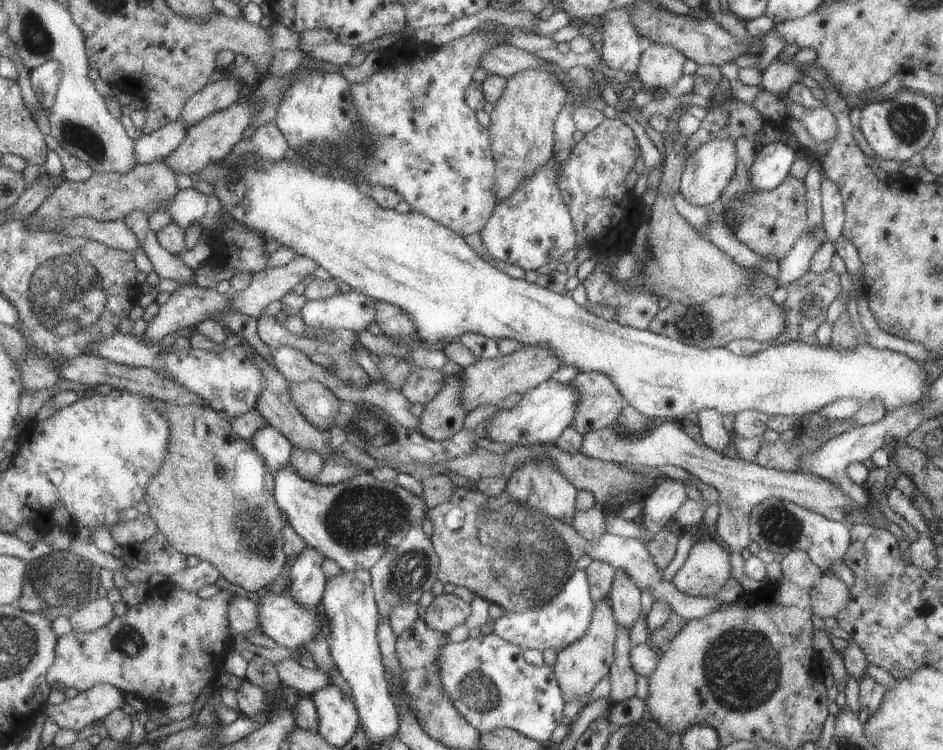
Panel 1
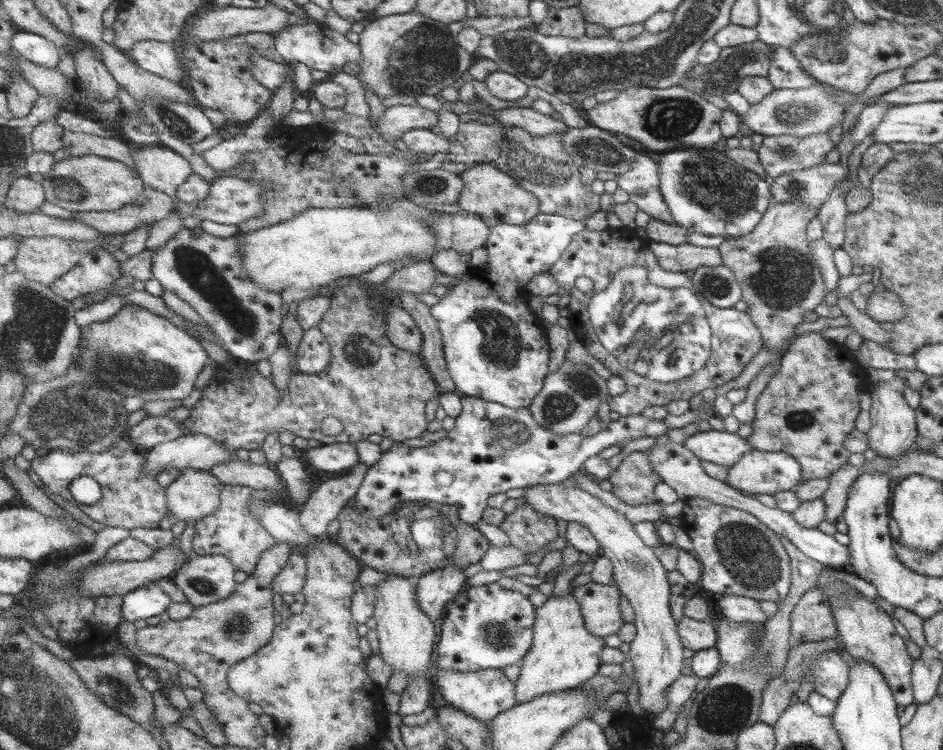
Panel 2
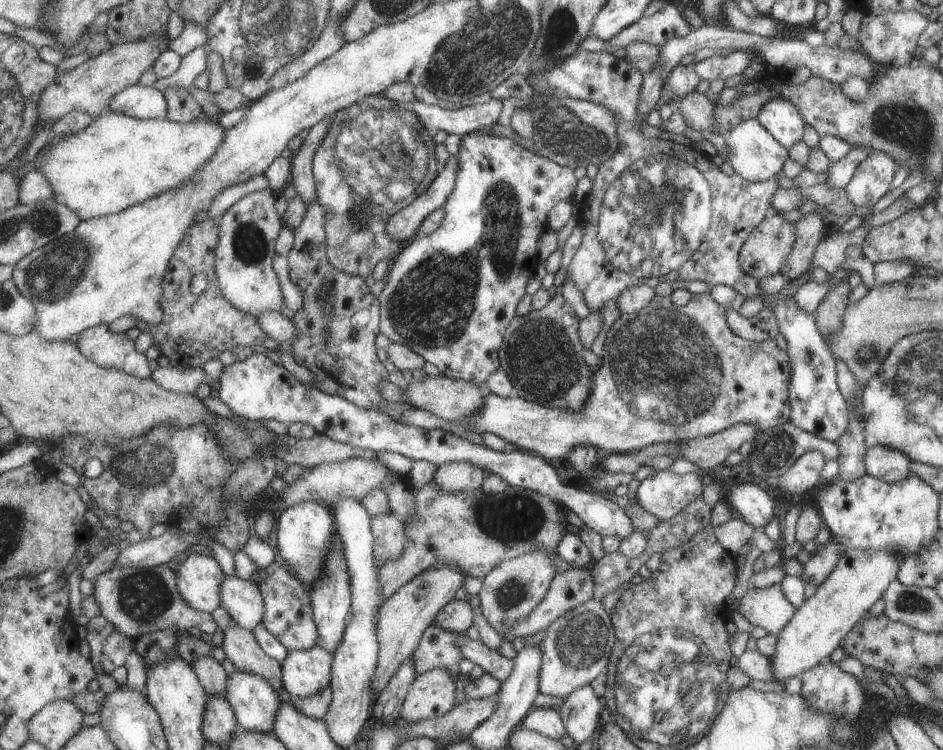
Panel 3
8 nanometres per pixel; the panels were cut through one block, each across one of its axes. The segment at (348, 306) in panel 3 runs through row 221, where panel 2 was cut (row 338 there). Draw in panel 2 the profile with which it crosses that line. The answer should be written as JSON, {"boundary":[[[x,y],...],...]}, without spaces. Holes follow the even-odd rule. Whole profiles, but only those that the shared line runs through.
{"boundary":[[[318,327],[304,332],[296,346],[296,366],[301,374],[323,374],[329,368],[331,358],[331,344]]]}

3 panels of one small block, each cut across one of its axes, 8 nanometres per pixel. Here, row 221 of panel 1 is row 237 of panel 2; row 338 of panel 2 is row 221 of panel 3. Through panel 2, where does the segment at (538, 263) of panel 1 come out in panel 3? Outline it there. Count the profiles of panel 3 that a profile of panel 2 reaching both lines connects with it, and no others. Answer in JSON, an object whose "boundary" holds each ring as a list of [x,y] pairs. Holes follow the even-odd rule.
{"boundary":[[[478,132],[461,136],[457,157],[460,159],[460,168],[454,188],[444,203],[445,215],[440,226],[428,236],[411,238],[399,255],[390,263],[384,276],[386,277],[386,287],[378,297],[381,304],[381,331],[393,343],[407,346],[419,354],[426,363],[436,365],[443,376],[454,380],[462,379],[473,382],[484,388],[488,378],[501,368],[499,352],[504,342],[502,332],[510,326],[511,320],[516,316],[516,306],[518,306],[520,298],[526,294],[524,288],[530,280],[530,270],[534,268],[534,250],[538,248],[539,236],[546,228],[546,216],[561,200],[572,200],[578,180],[574,175],[573,168],[560,166],[547,158],[534,154],[511,139],[488,136]]]}

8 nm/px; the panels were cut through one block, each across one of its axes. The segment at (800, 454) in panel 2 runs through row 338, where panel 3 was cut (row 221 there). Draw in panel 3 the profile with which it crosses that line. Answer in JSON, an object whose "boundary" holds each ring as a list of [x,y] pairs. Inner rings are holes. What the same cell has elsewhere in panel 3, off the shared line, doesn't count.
{"boundary":[[[806,213],[798,221],[794,221],[796,240],[790,256],[784,261],[778,273],[790,281],[798,279],[811,269],[813,255],[820,242],[828,234],[826,224],[820,214]]]}

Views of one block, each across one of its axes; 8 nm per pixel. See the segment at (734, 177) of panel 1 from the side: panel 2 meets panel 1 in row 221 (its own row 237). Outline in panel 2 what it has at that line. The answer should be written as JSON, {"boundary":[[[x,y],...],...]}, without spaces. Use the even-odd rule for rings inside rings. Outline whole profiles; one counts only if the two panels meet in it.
{"boundary":[[[771,200],[771,205],[767,213],[764,214],[762,221],[755,227],[755,230],[748,234],[746,237],[739,237],[739,238],[729,238],[719,246],[719,252],[723,261],[723,264],[728,266],[730,270],[735,274],[737,277],[738,284],[742,289],[742,300],[747,305],[747,314],[753,319],[753,324],[758,328],[758,334],[762,335],[762,347],[768,348],[769,350],[774,351],[774,356],[776,354],[776,359],[770,363],[774,363],[776,367],[783,366],[785,364],[780,364],[780,362],[787,362],[788,355],[783,351],[783,347],[785,345],[786,339],[794,336],[796,334],[796,328],[799,324],[805,322],[804,317],[806,314],[811,313],[812,311],[818,309],[822,302],[825,300],[825,296],[827,295],[827,284],[822,280],[822,276],[818,276],[816,274],[816,260],[812,257],[811,248],[810,248],[810,240],[807,239],[807,227],[810,225],[811,221],[814,218],[817,218],[819,214],[819,208],[809,208],[808,206],[804,206],[800,202],[786,202],[785,204],[781,204],[776,200]]]}

